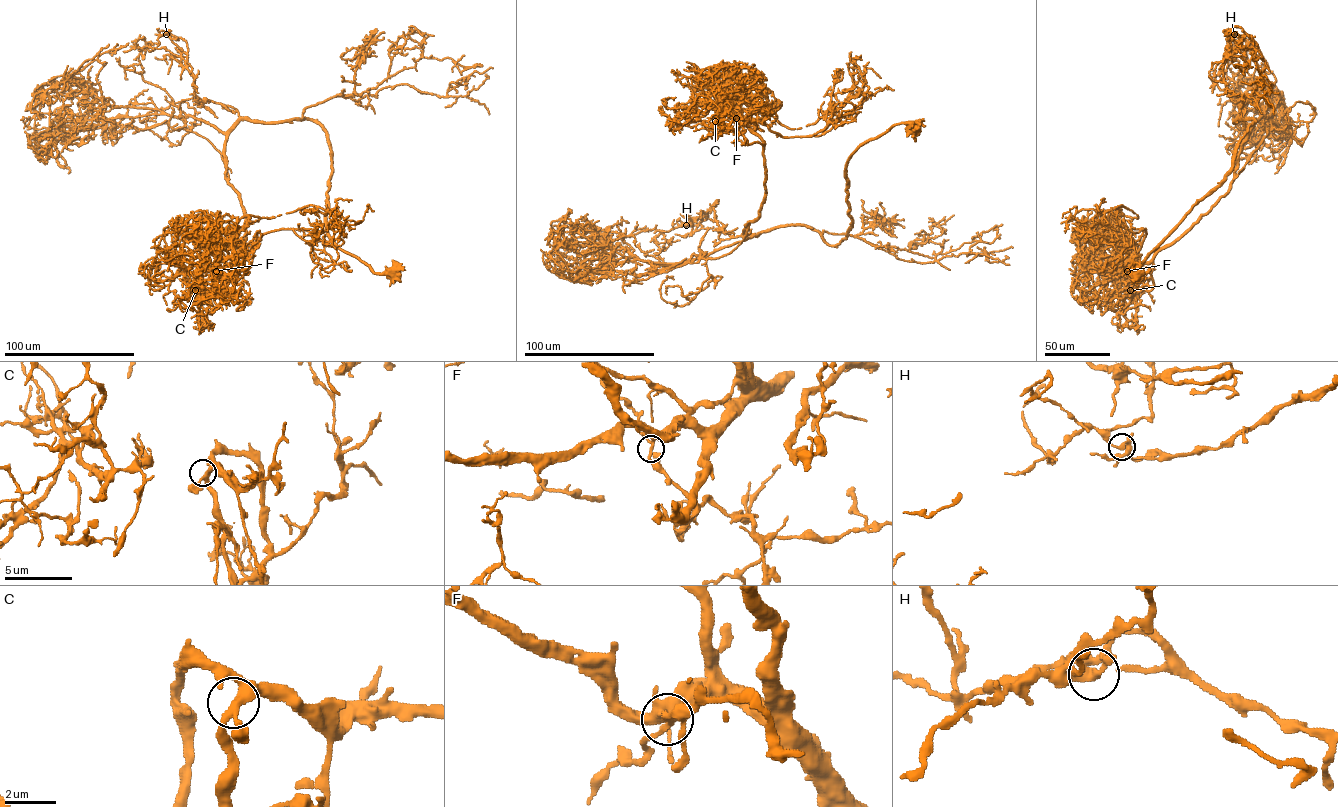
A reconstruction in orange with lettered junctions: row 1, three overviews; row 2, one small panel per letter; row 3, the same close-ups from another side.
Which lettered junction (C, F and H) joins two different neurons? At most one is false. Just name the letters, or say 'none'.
none

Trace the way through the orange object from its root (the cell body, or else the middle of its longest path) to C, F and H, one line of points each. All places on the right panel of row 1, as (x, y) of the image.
C: (1135, 273), (1232, 170), (1253, 119), (1234, 121), (1247, 137), (1231, 188), (1157, 252), (1153, 285), (1130, 290)
F: (1135, 273), (1232, 170), (1253, 119), (1234, 121), (1247, 137), (1231, 188), (1127, 271)
H: (1135, 273), (1232, 170), (1236, 144), (1254, 121), (1234, 122), (1246, 102), (1234, 101), (1215, 81), (1234, 34)

